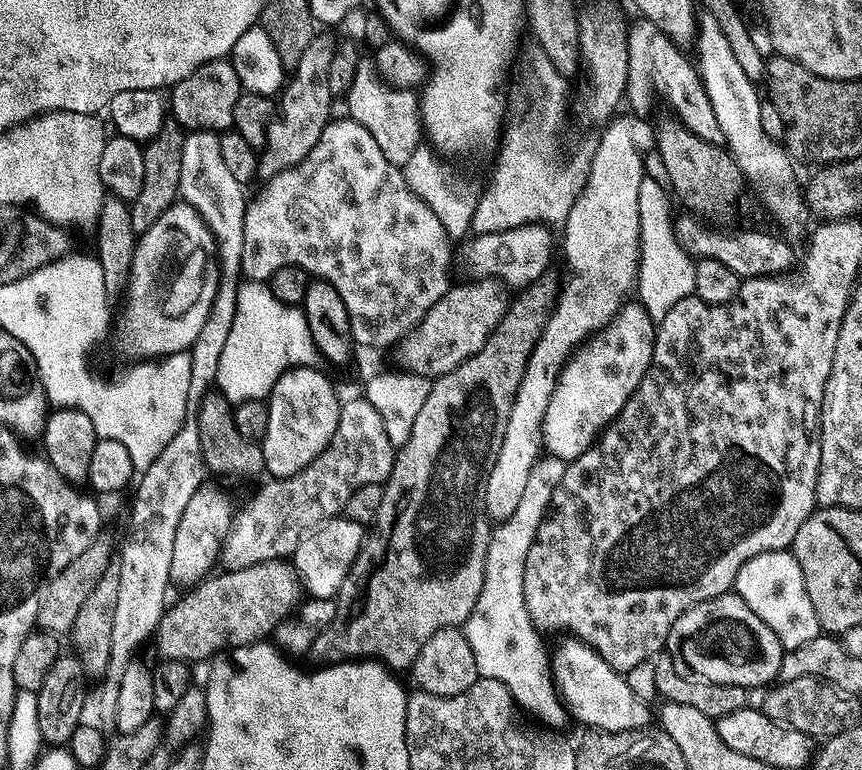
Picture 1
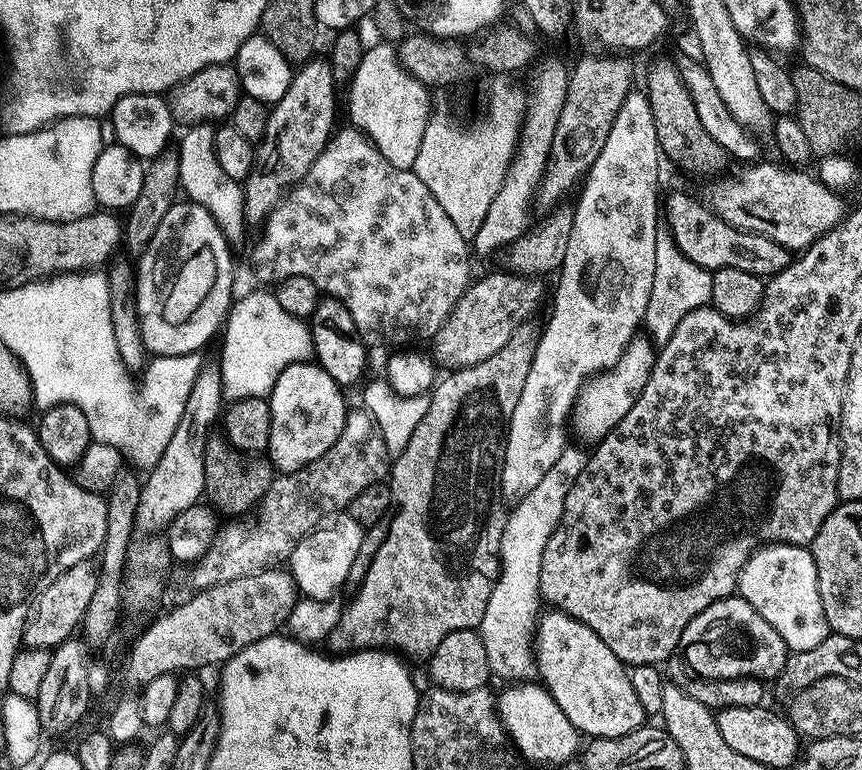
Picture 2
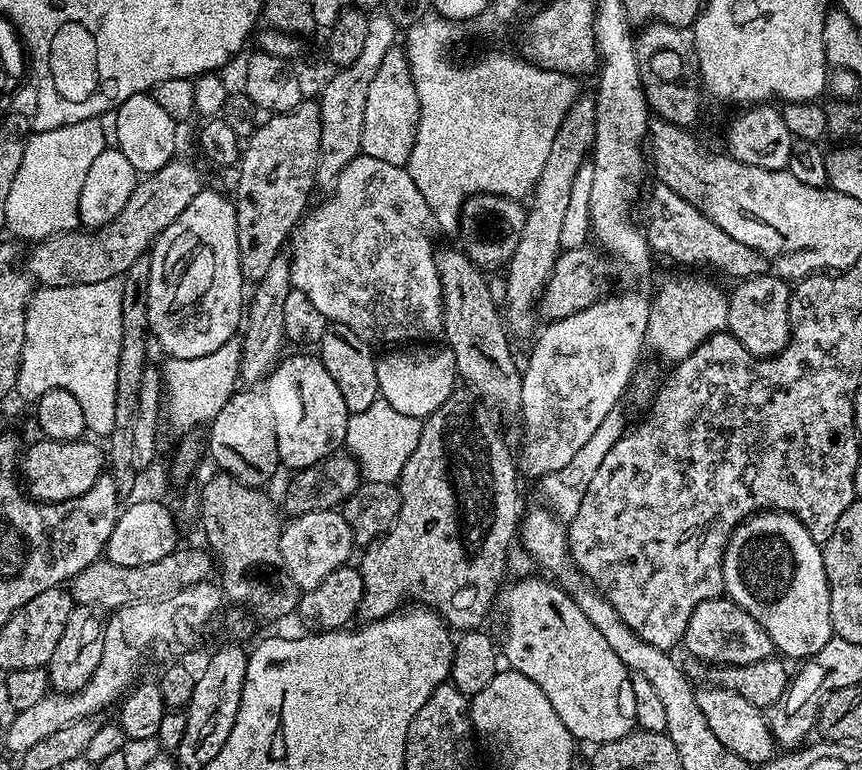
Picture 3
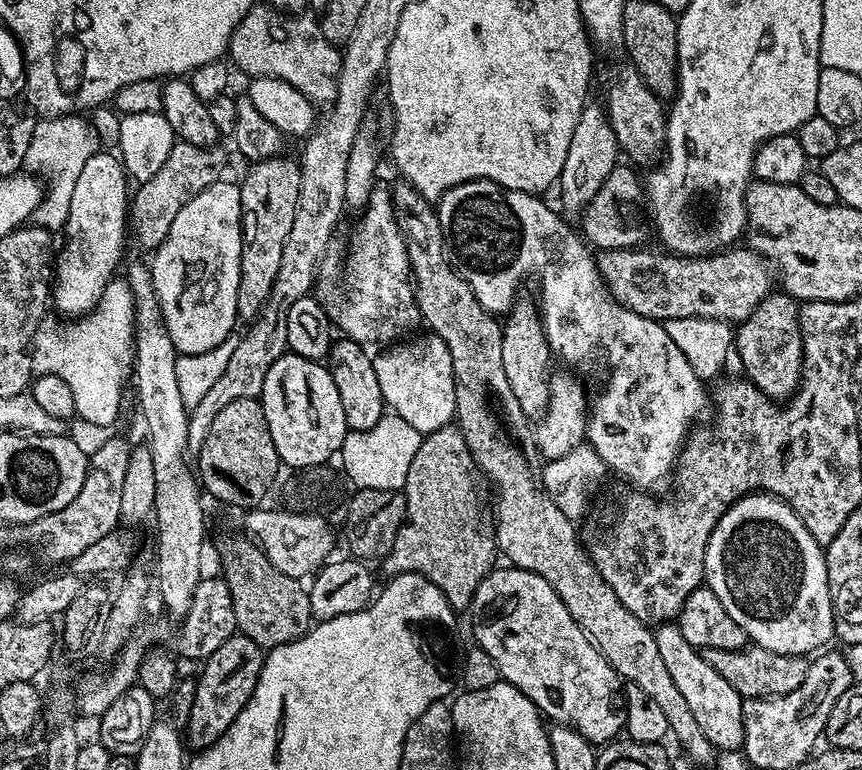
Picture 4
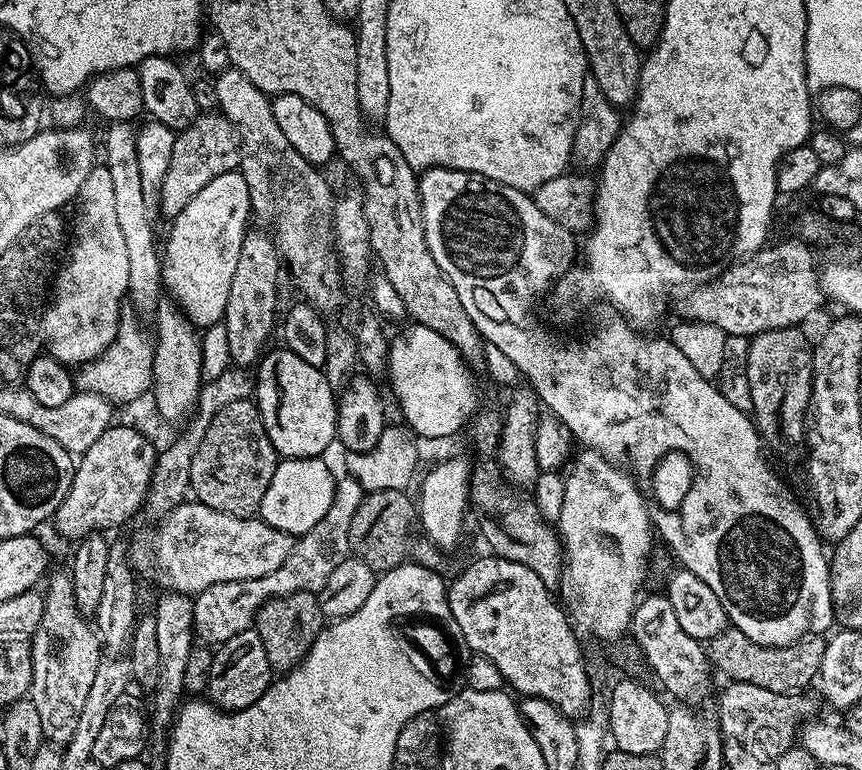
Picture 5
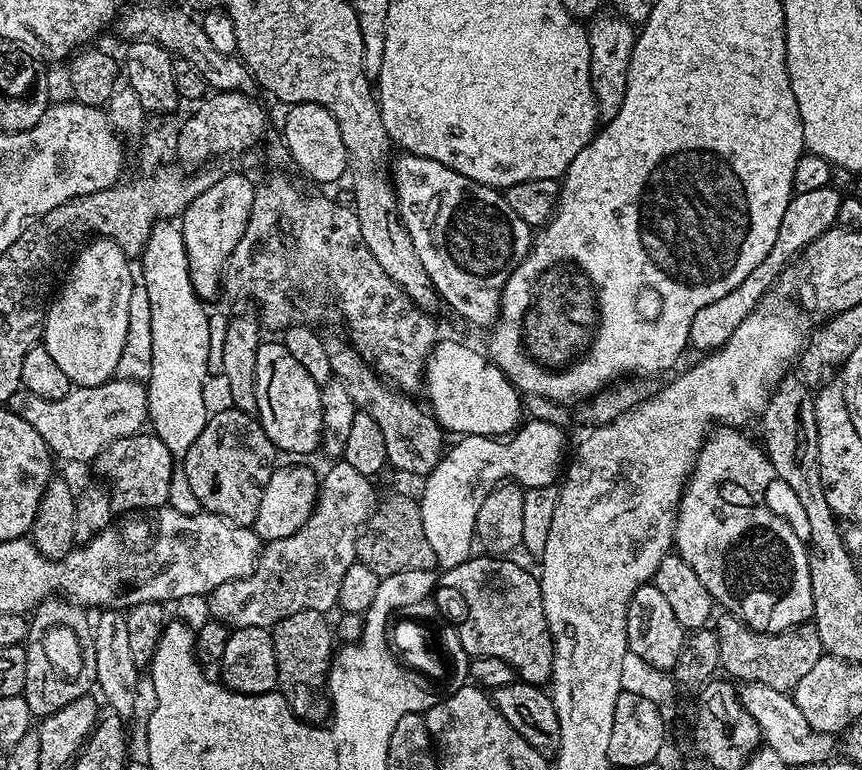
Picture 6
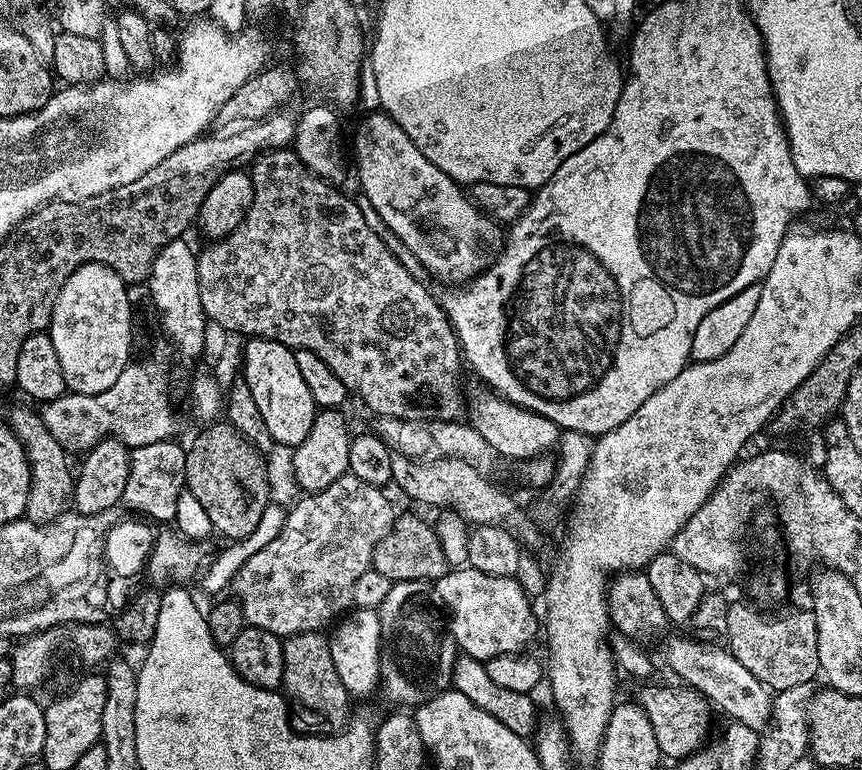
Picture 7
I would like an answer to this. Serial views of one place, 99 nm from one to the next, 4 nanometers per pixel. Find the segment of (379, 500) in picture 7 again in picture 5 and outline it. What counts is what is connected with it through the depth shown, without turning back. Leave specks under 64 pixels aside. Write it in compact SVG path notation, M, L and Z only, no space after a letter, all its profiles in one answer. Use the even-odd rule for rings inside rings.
M351 475L339 477L330 510L317 526L293 543L291 554L282 566L260 578L218 582L197 593L192 601L192 627L195 635L209 646L219 646L234 638L234 634L242 634L242 630L253 627L256 615L266 601L283 599L298 592L318 594L339 563L351 555L350 523L365 495L363 487Z

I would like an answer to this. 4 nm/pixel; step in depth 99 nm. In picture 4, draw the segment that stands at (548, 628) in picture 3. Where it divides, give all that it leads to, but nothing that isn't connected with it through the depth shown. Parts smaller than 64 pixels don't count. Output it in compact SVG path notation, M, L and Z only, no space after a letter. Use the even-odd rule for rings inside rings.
M515 566L500 567L493 567L472 595L470 613L475 647L486 650L486 654L494 658L494 666L498 666L501 681L522 690L549 721L574 729L596 746L615 741L624 727L621 676L606 662L592 639L580 629L580 624L574 622L570 610L566 610L562 598L558 598L546 578L538 578L538 574Z

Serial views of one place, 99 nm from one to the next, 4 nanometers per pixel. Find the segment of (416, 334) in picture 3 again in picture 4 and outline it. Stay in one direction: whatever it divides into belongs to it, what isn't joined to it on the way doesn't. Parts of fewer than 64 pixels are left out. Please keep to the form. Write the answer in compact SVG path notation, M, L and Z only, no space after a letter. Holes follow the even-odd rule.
M377 186L372 189L364 217L348 244L348 257L344 260L344 273L328 272L319 277L318 299L328 311L328 318L337 329L340 328L345 337L357 344L386 346L391 342L400 342L409 334L415 333L416 327L421 327L420 311L416 305L416 294L412 282L412 267L408 261L408 251L404 236L400 233L400 224L396 221L396 205L392 203L392 194L387 187Z

